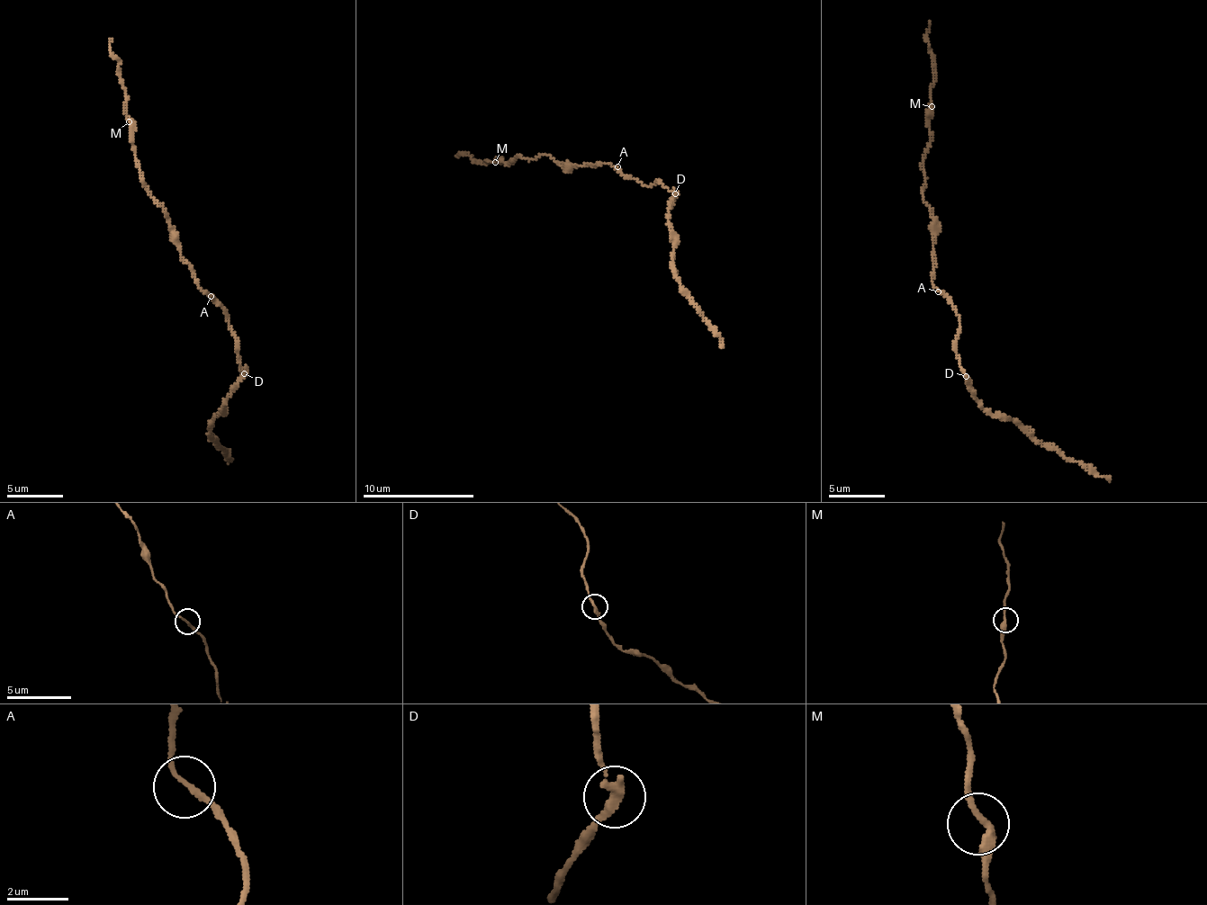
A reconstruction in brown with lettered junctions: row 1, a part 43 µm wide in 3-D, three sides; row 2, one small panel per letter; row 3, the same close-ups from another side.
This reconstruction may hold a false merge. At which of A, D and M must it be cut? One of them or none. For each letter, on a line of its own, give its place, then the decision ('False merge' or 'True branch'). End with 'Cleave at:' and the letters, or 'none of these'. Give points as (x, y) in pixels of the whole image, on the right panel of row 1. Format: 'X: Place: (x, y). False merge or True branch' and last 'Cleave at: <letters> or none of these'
A: Place: (938, 291). True branch
D: Place: (966, 376). False merge
M: Place: (932, 106). True branch
Cleave at: D

